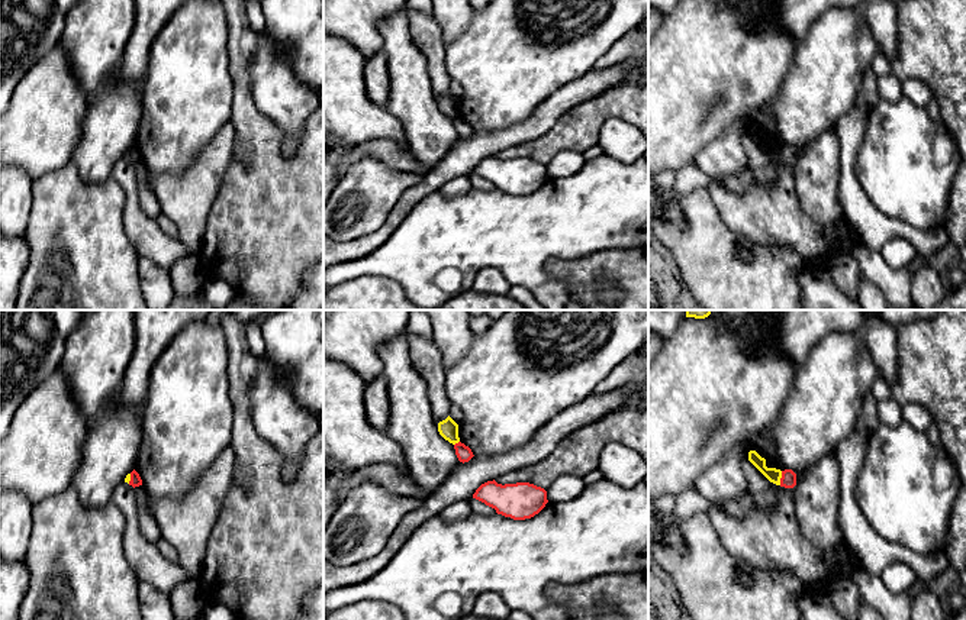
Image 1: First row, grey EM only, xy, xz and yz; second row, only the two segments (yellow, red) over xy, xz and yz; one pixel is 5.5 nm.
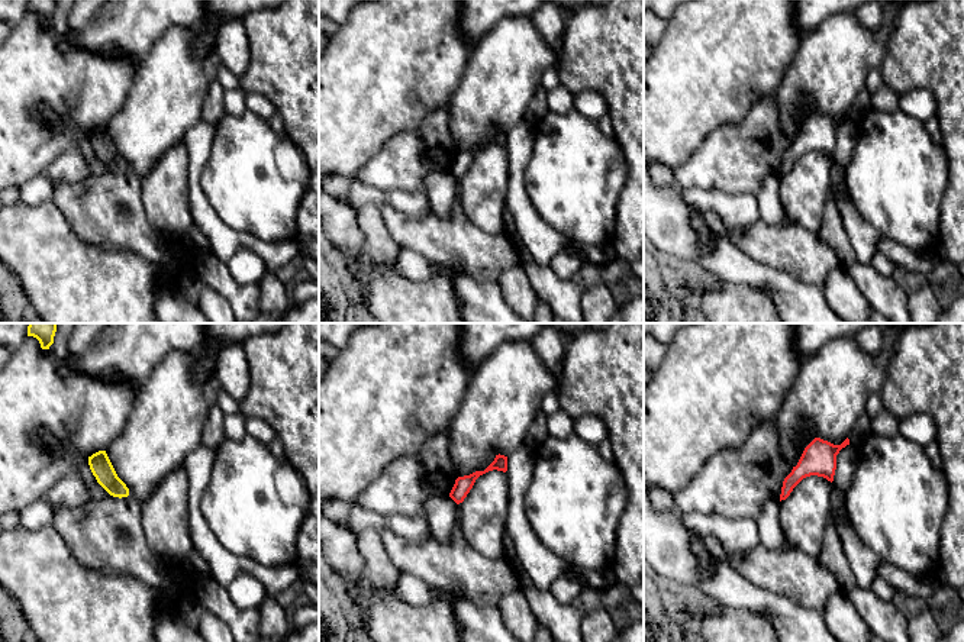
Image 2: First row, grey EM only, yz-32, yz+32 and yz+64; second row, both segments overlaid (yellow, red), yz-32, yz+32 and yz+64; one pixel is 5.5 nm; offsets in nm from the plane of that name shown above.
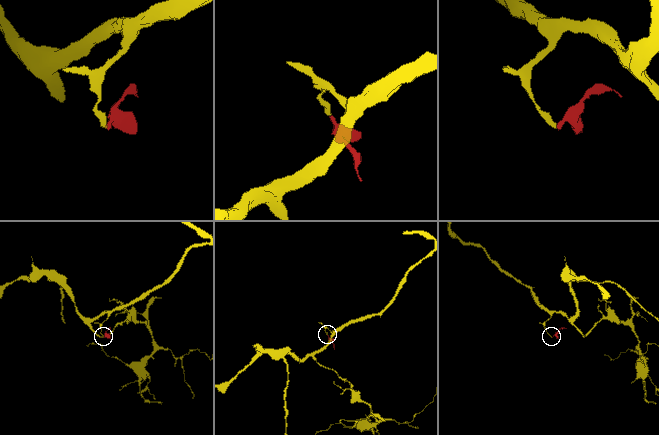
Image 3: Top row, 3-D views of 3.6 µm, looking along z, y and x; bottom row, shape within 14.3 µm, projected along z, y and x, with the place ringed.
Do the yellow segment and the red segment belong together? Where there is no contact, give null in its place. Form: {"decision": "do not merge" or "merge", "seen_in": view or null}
{"decision": "do not merge", "seen_in": "yz"}

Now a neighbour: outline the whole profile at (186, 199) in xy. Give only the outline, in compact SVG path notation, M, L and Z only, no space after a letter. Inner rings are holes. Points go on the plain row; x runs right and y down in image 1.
M226 123L186 172L154 174L148 169L148 184L161 213L176 223L178 239L193 254L200 251L207 214L232 161L234 145L235 129Z

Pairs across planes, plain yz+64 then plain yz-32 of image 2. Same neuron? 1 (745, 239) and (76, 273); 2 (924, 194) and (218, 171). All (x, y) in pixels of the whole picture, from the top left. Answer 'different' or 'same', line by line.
1: different
2: same

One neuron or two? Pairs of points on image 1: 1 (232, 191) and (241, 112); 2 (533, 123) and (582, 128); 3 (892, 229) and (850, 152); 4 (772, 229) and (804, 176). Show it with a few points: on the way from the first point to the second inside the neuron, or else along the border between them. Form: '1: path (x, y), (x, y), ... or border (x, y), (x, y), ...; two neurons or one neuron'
1: path (251, 171), (251, 132); one neuron
2: border (579, 103), (570, 107), (543, 135), (524, 144); two neurons
3: path (870, 216), (853, 199), (849, 189), (849, 174); one neuron
4: border (791, 164), (795, 197), (801, 209), (814, 219); two neurons

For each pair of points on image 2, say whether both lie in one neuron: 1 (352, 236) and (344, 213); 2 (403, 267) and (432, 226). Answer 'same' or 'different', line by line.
1: same
2: different

